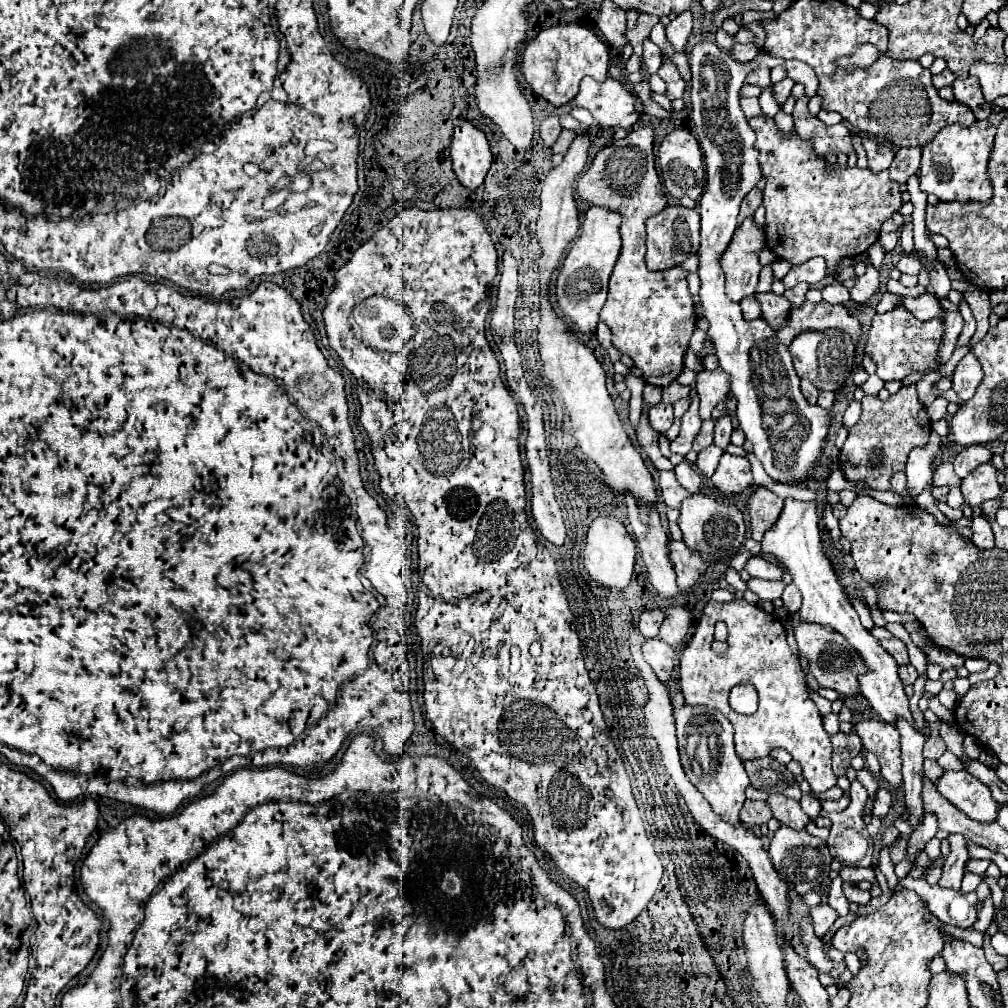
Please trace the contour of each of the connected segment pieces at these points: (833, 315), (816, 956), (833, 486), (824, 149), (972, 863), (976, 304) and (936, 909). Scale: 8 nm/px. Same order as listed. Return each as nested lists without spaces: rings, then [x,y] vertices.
[[[806,301],[804,307],[792,307],[786,327],[776,331],[776,335],[784,345],[790,345],[792,339],[806,329],[824,331],[830,327],[846,331],[854,339],[854,343],[858,343],[860,339],[860,323],[846,311],[844,305],[810,303],[810,301]]]
[[[808,919],[802,921],[802,943],[806,945],[806,959],[810,965],[814,965],[822,973],[830,973],[832,969],[838,969],[840,973],[846,969],[844,963],[834,963],[824,955],[824,943],[818,939],[812,931],[812,923]]]
[[[836,469],[836,471],[832,471],[832,473],[828,475],[828,479],[826,479],[826,487],[828,487],[830,491],[842,491],[842,489],[856,491],[856,483],[844,479],[844,473],[842,473],[840,469]]]
[[[800,97],[794,107],[794,127],[798,135],[814,145],[814,151],[820,155],[838,155],[838,153],[850,153],[852,141],[850,131],[844,123],[838,125],[824,125],[818,117],[812,117],[808,111],[810,97]]]
[[[970,859],[968,861],[968,865],[966,865],[966,871],[968,873],[976,873],[976,875],[984,875],[986,873],[986,869],[990,865],[990,861],[988,859]]]
[[[972,285],[972,287],[968,287],[964,291],[964,297],[966,297],[966,301],[968,301],[968,305],[977,322],[976,333],[974,333],[972,341],[970,341],[970,345],[974,345],[976,341],[980,341],[980,337],[986,335],[986,331],[990,327],[989,315],[991,309],[989,293],[986,289],[982,289],[982,287],[974,287]]]
[[[910,875],[904,877],[900,885],[918,893],[922,899],[928,899],[928,907],[932,909],[932,915],[936,915],[940,923],[956,925],[962,929],[968,929],[976,923],[978,917],[976,893],[944,891],[938,885],[928,885],[926,879],[914,879]]]

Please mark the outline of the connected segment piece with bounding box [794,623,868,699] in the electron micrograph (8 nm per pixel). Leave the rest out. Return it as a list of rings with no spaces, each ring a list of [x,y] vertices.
[[[802,623],[794,629],[794,637],[798,643],[798,649],[806,655],[806,659],[810,661],[810,671],[816,677],[820,687],[828,687],[834,689],[842,699],[846,697],[854,697],[860,695],[860,683],[858,677],[860,673],[864,673],[864,669],[868,669],[862,661],[862,657],[856,653],[856,649],[852,649],[852,645],[848,645],[848,641],[844,641],[844,637],[840,633],[836,633],[834,629],[828,629],[828,625],[816,625],[816,623]]]

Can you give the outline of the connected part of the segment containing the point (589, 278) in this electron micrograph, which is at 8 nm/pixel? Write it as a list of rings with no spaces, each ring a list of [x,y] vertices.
[[[590,207],[586,211],[586,225],[580,227],[580,235],[566,255],[558,281],[556,281],[556,297],[560,315],[572,321],[572,329],[582,335],[590,335],[596,331],[596,323],[600,319],[600,309],[604,307],[608,293],[608,279],[618,261],[622,239],[620,239],[620,213],[608,207]]]

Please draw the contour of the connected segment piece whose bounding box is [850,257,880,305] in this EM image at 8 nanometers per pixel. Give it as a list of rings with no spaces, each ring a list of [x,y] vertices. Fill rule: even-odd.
[[[868,257],[864,259],[864,263],[866,263],[866,275],[864,277],[860,277],[856,283],[854,283],[854,287],[850,289],[850,299],[854,301],[854,303],[858,303],[858,305],[862,305],[862,303],[866,303],[874,293],[876,293],[876,289],[878,289],[878,271],[868,263]]]

